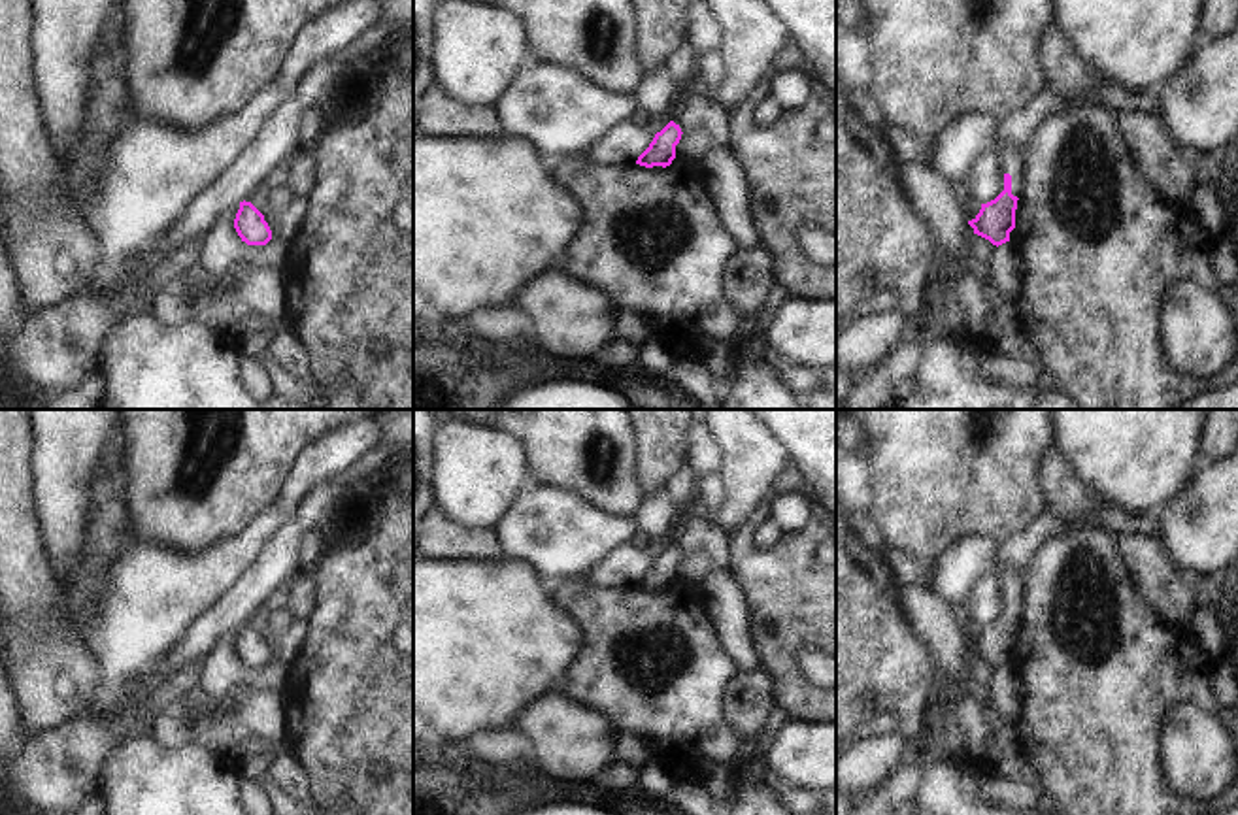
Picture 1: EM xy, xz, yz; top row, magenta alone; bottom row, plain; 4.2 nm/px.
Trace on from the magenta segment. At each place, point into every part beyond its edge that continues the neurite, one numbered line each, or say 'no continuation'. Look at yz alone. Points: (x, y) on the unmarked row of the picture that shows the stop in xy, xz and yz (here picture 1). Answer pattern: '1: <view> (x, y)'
1: yz (1012, 585)

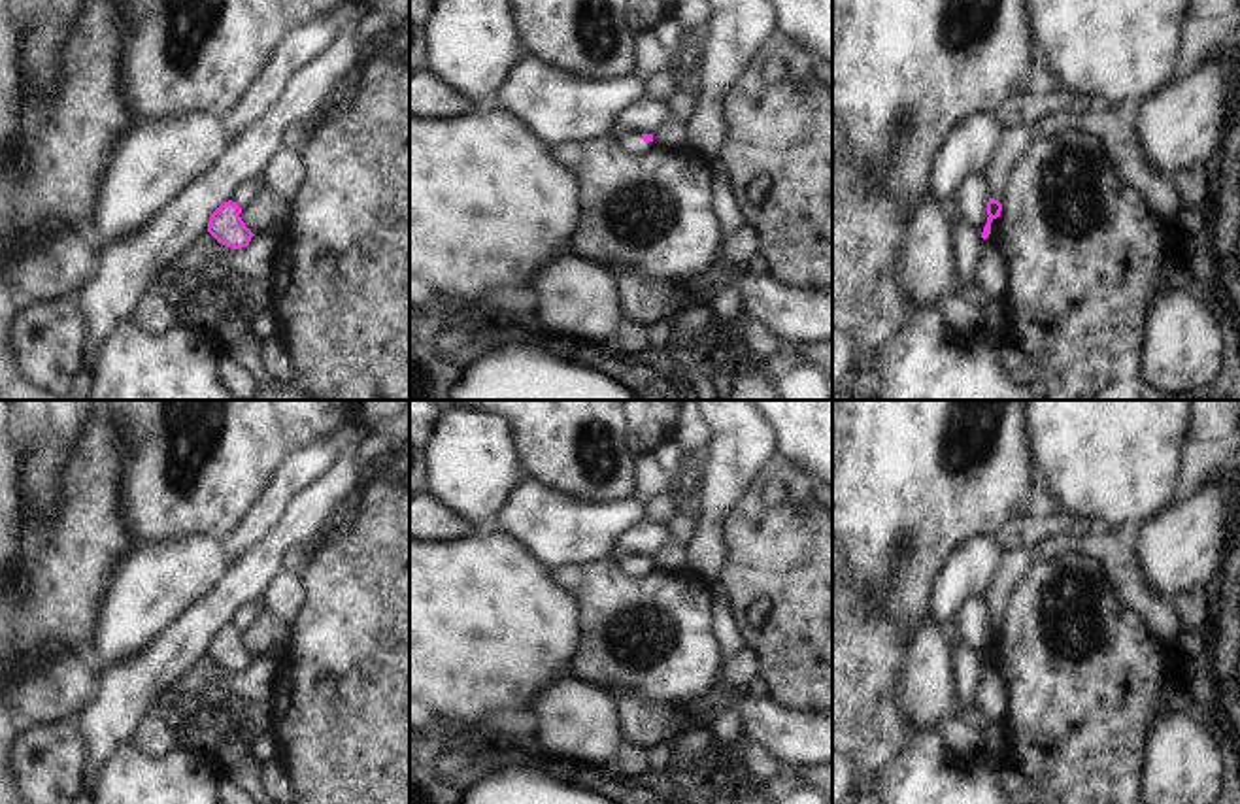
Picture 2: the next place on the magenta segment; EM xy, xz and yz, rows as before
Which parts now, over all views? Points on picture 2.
1: xz (631, 565)

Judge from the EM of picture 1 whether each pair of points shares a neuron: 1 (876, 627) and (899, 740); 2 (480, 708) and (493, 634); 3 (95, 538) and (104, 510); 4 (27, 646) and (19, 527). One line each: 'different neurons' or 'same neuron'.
1: different neurons
2: same neuron
3: same neuron
4: same neuron

